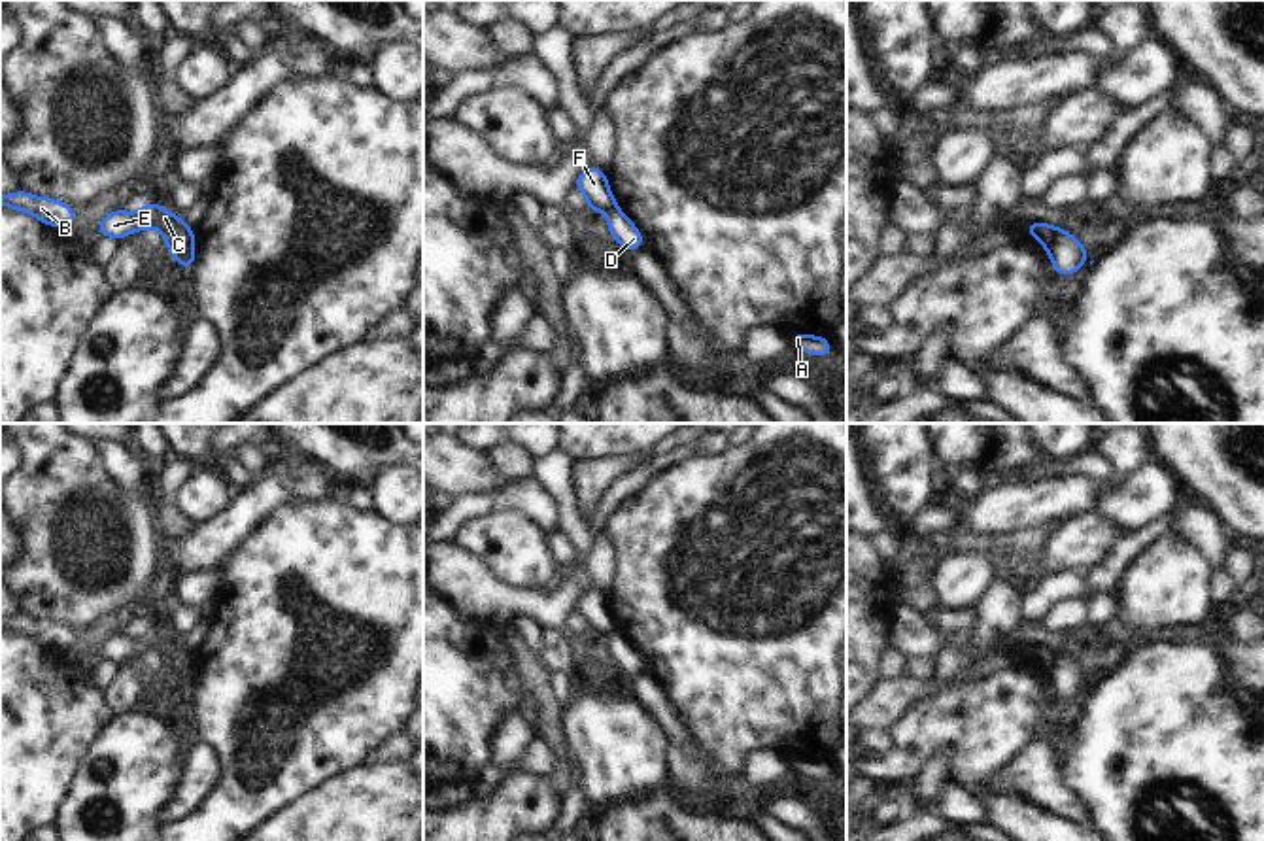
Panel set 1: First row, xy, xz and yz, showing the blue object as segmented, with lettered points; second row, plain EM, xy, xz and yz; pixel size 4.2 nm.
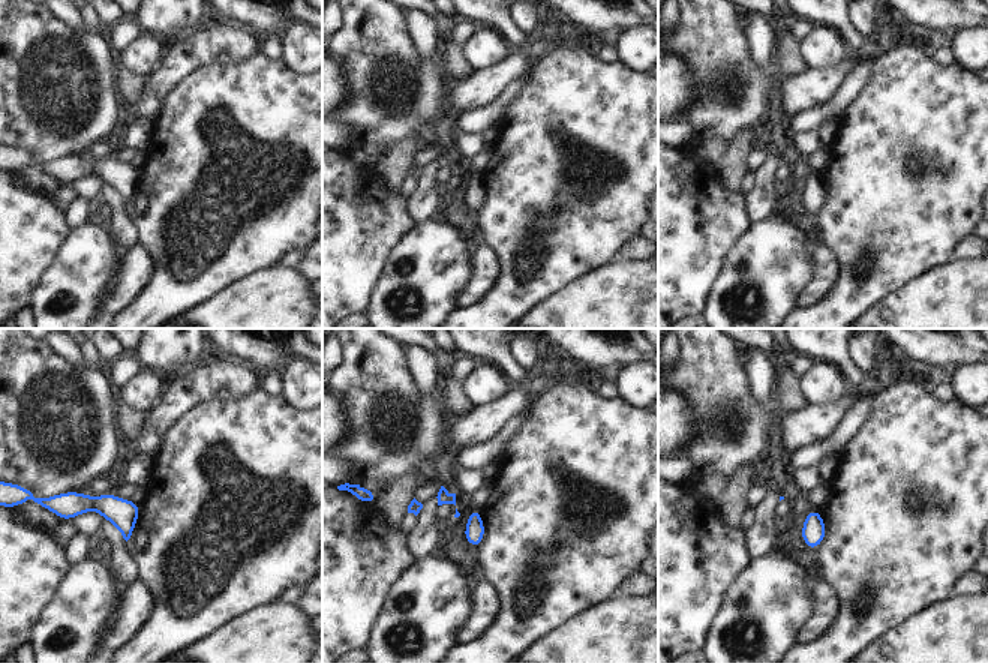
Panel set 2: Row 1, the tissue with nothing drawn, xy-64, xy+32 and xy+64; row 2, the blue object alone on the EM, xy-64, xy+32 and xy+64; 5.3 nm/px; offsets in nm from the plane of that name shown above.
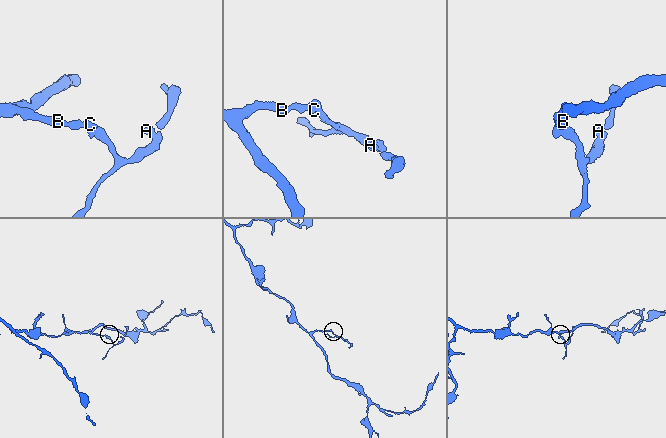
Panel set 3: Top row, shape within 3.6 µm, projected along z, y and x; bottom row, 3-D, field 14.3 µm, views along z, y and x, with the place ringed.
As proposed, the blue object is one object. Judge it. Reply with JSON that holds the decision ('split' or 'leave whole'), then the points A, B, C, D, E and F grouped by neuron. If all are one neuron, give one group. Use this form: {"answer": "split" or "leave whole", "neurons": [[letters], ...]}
{"answer": "split", "neurons": [["A", "D"], ["B", "C", "E", "F"]]}

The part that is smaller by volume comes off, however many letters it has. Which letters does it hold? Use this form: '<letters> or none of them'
A, D

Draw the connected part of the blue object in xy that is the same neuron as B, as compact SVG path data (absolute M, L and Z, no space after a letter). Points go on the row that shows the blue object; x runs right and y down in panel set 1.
M25 189L0 195L0 206L28 214L47 227L60 227L64 231L70 231L77 210L53 197L36 197Z

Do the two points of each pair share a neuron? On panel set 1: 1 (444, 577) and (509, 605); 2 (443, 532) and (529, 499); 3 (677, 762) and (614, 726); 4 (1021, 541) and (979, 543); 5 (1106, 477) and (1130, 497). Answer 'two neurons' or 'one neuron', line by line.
1: one neuron
2: one neuron
3: two neurons
4: one neuron
5: two neurons

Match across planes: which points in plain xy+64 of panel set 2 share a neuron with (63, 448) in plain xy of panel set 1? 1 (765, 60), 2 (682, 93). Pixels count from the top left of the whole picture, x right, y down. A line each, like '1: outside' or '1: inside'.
1: outside
2: outside

